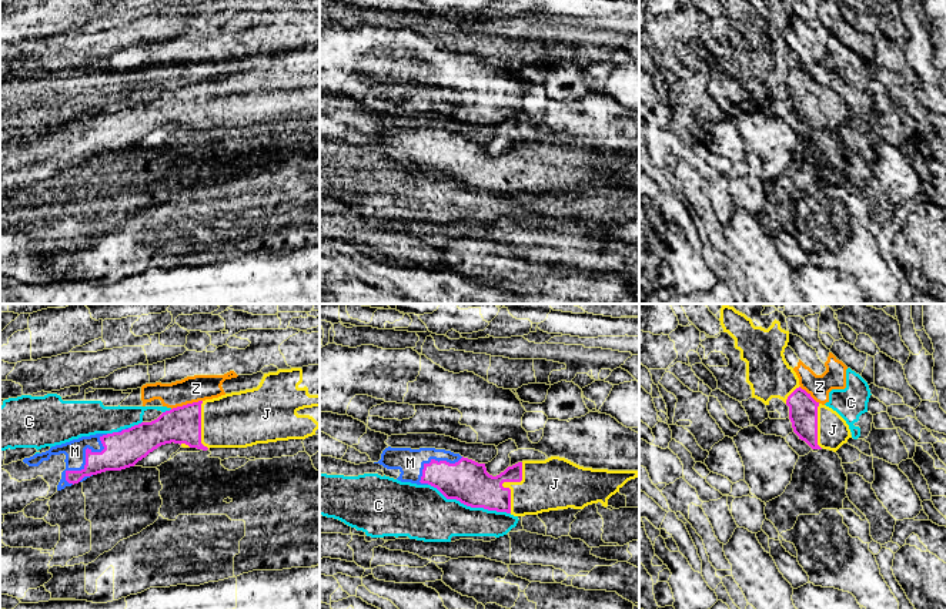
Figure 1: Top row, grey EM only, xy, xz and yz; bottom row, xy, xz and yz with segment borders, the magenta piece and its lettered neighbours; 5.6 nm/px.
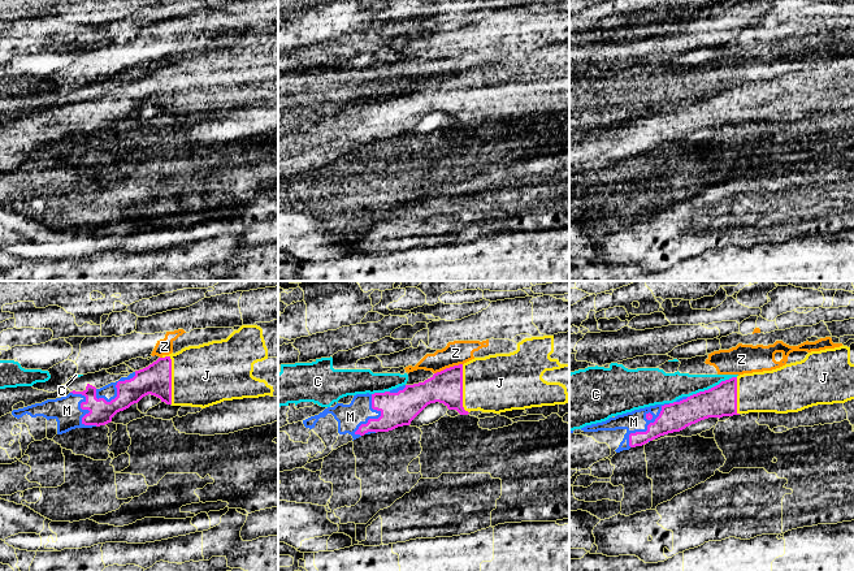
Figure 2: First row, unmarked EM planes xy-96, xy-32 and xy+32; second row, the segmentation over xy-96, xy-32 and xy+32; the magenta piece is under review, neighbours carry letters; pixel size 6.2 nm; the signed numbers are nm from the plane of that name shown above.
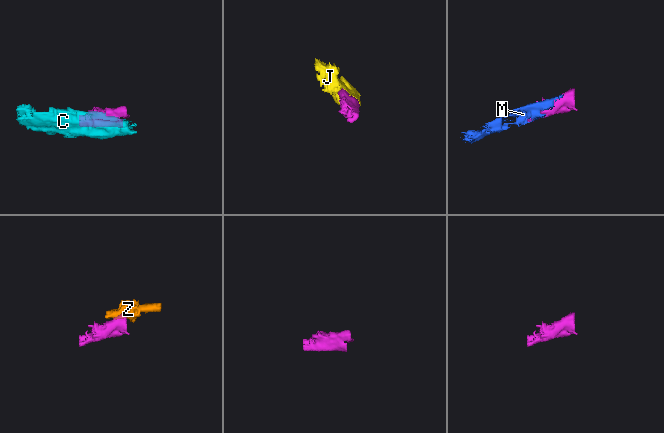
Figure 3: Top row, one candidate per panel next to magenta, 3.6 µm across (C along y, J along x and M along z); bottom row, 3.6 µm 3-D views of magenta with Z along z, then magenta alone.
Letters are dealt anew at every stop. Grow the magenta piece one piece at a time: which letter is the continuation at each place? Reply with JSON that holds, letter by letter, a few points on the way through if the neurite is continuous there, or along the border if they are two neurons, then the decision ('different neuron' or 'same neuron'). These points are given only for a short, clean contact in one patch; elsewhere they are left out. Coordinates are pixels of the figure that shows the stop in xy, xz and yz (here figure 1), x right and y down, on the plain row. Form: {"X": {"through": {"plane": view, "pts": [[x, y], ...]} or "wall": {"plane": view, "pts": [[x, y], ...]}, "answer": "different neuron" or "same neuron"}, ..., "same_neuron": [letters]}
{"C": {"answer": "different neuron"}, "J": {"answer": "same neuron"}, "M": {"answer": "same neuron"}, "Z": {"wall": {"plane": "xy", "pts": [[201, 80], [171, 90]]}, "answer": "different neuron"}, "same_neuron": ["J", "M"]}

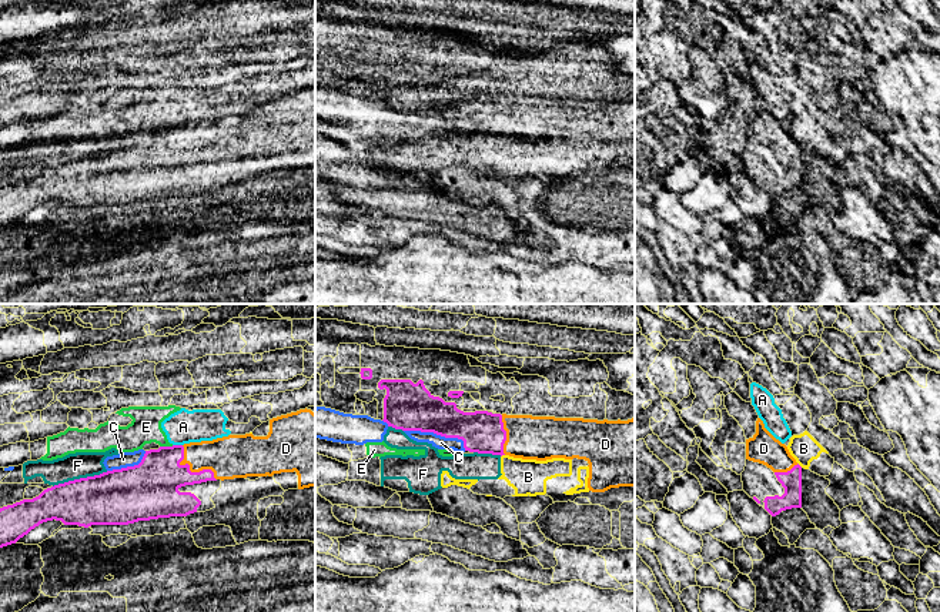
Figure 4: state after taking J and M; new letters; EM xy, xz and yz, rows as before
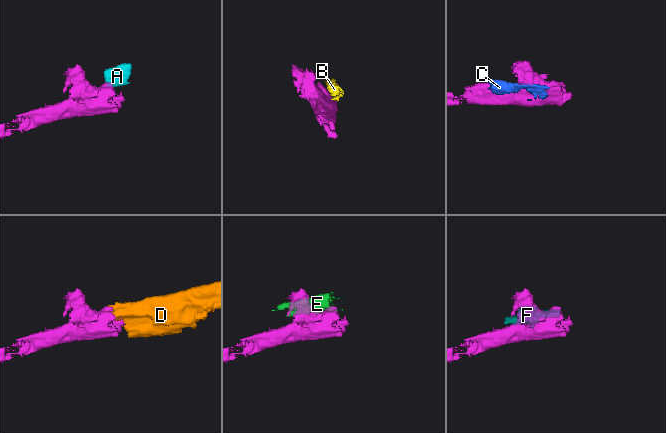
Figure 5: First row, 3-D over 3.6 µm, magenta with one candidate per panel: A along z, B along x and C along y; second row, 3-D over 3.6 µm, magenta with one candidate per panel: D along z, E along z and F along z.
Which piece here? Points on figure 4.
{"A": {"wall": {"plane": "xy", "pts": [[173, 124], [181, 126]]}, "answer": "different neuron"}, "B": {"answer": "different neuron"}, "C": {"answer": "different neuron"}, "D": {"answer": "same neuron"}, "E": {"answer": "different neuron"}, "F": {"wall": {"plane": "xy", "pts": [[107, 151], [99, 156], [59, 163], [53, 167]]}, "answer": "different neuron"}, "same_neuron": ["D"]}

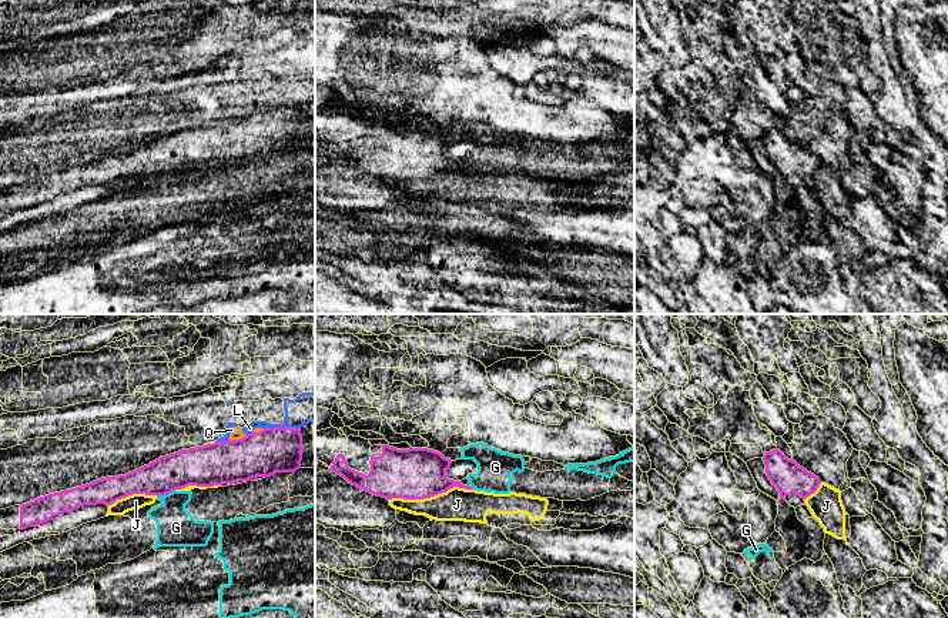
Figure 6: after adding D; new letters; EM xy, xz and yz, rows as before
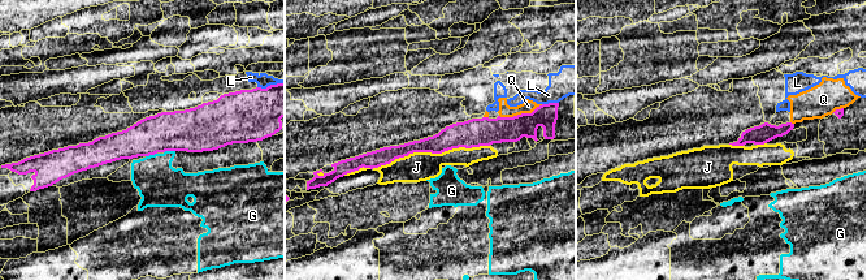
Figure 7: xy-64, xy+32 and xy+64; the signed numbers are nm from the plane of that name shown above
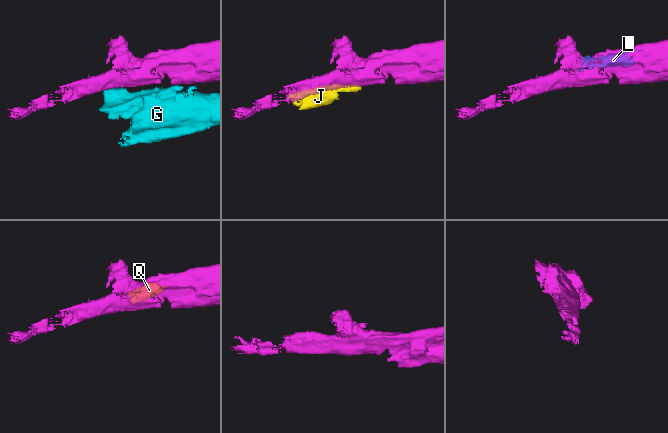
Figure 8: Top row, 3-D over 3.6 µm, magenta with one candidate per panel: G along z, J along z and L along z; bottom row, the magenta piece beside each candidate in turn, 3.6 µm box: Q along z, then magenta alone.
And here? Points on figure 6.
{"G": {"wall": {"plane": "xy", "pts": [[174, 170], [157, 176]]}, "answer": "different neuron"}, "J": {"answer": "different neuron"}, "L": {"answer": "different neuron"}, "Q": {"wall": {"plane": "xy", "pts": [[245, 114], [237, 120], [230, 120]]}, "answer": "different neuron"}, "same_neuron": []}

